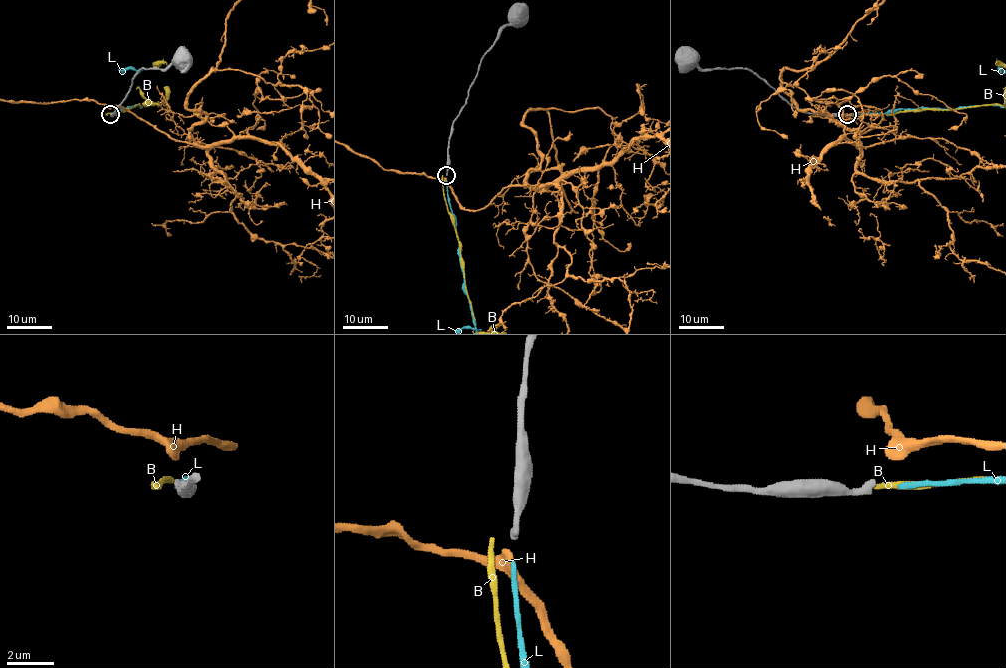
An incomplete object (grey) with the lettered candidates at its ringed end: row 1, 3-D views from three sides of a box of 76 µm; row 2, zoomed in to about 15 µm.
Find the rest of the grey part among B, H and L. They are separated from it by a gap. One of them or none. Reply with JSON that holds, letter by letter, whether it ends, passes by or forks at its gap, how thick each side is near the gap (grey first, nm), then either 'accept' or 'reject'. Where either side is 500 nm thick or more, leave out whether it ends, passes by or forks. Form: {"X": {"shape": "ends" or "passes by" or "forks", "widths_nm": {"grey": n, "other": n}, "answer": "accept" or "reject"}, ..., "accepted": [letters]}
{"B": {"shape": "ends", "widths_nm": {"grey": 300, "other": 220}, "answer": "reject"}, "H": {"shape": "passes by", "widths_nm": {"grey": 300, "other": 380}, "answer": "reject"}, "L": {"shape": "ends", "widths_nm": {"grey": 300, "other": 220}, "answer": "accept"}, "accepted": ["L"]}

